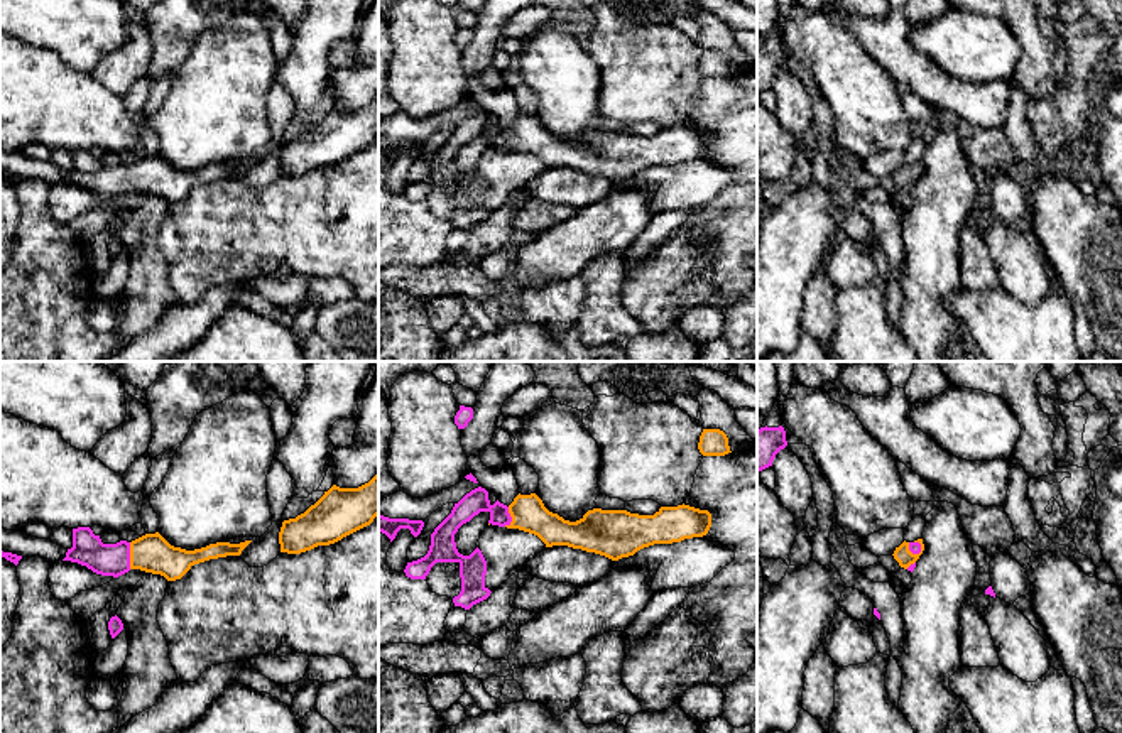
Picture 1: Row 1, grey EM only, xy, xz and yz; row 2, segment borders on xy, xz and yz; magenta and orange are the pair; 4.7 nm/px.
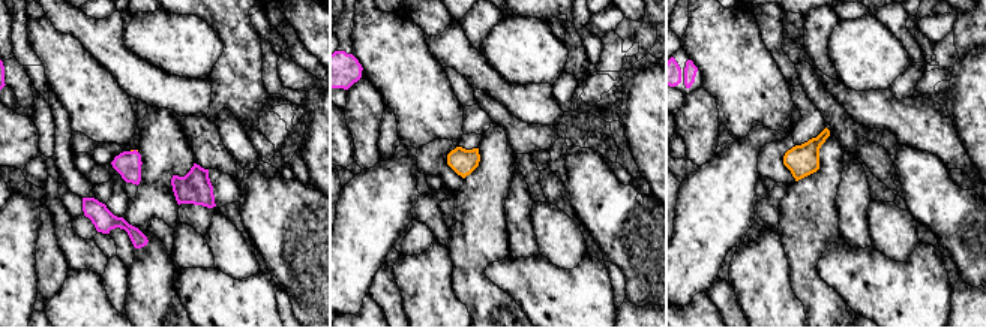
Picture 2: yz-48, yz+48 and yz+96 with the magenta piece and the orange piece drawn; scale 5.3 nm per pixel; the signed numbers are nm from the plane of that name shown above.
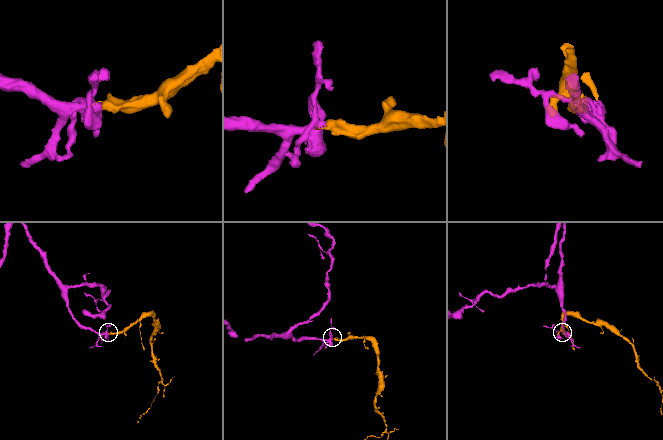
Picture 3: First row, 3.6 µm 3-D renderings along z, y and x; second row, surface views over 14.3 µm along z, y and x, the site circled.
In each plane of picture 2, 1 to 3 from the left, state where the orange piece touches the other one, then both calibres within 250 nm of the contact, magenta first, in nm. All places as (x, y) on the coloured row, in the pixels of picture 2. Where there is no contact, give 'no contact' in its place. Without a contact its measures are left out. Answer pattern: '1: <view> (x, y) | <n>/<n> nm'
1: yz-48 (134, 150) | 140/20 nm
2: no contact
3: no contact

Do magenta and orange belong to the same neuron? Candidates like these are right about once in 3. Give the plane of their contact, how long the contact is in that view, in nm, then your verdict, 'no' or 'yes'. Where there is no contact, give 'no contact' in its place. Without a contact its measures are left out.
xy | 130 nm | yes

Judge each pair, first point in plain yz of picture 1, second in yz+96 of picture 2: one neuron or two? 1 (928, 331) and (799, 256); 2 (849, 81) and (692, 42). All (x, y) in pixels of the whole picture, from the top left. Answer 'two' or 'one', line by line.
1: one
2: one

